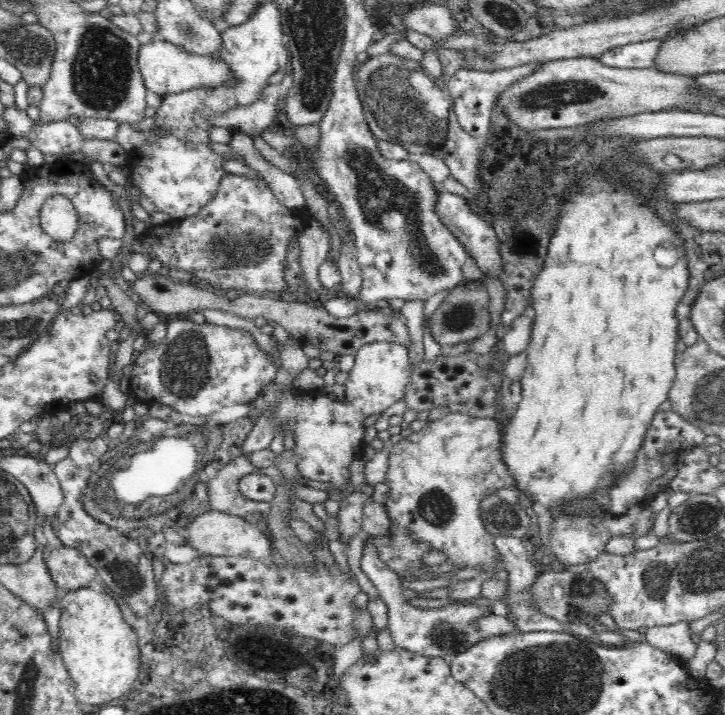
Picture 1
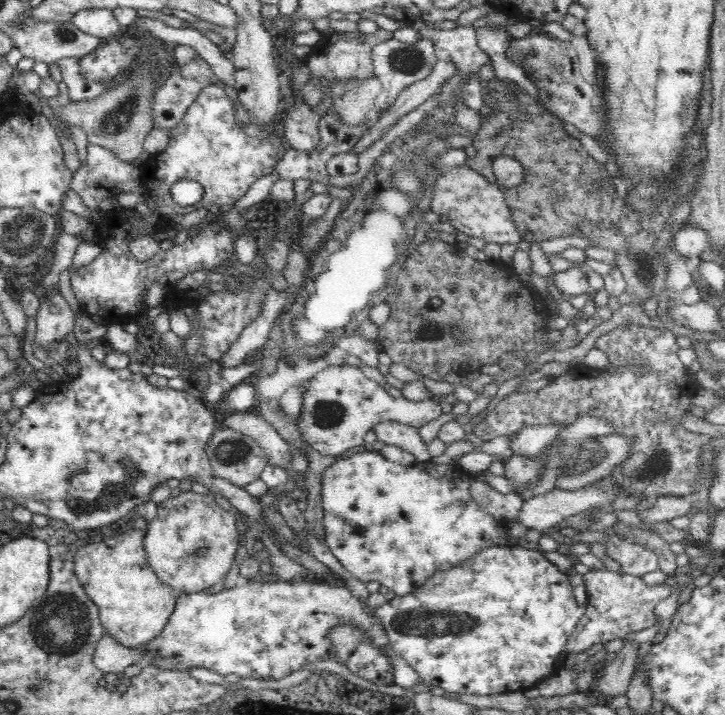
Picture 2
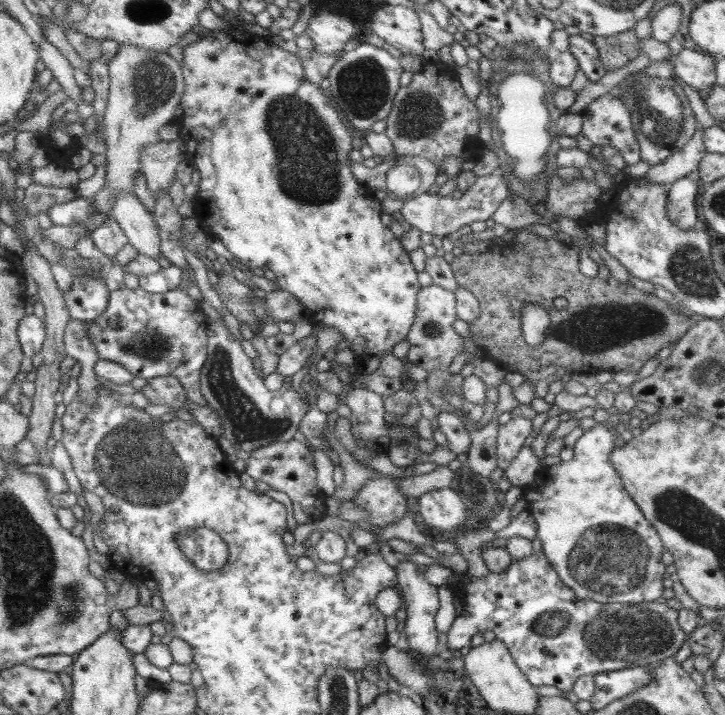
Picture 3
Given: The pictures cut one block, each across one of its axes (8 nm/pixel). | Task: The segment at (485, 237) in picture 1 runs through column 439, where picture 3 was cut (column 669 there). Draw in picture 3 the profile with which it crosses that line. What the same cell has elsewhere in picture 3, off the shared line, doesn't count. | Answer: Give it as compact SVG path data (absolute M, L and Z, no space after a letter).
M685 175L672 183L666 202L666 213L678 227L689 230L690 227L698 226L698 196L697 180Z

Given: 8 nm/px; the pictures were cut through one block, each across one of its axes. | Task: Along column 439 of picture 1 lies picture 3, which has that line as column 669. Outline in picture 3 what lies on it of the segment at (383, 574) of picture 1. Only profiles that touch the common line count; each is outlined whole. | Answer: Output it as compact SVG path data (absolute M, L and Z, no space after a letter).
M542 551L533 552L528 558L512 559L508 570L502 574L488 572L479 578L475 571L471 571L464 575L464 582L453 581L453 577L451 581L454 594L461 599L466 614L458 615L447 632L449 650L469 647L471 638L478 632L484 634L486 630L492 630L496 639L504 641L522 674L535 687L550 685L561 691L572 690L576 679L584 674L646 667L674 657L689 638L689 634L680 628L677 621L679 611L664 603L652 601L620 604L598 603L590 599L576 600L574 592L560 580Z

